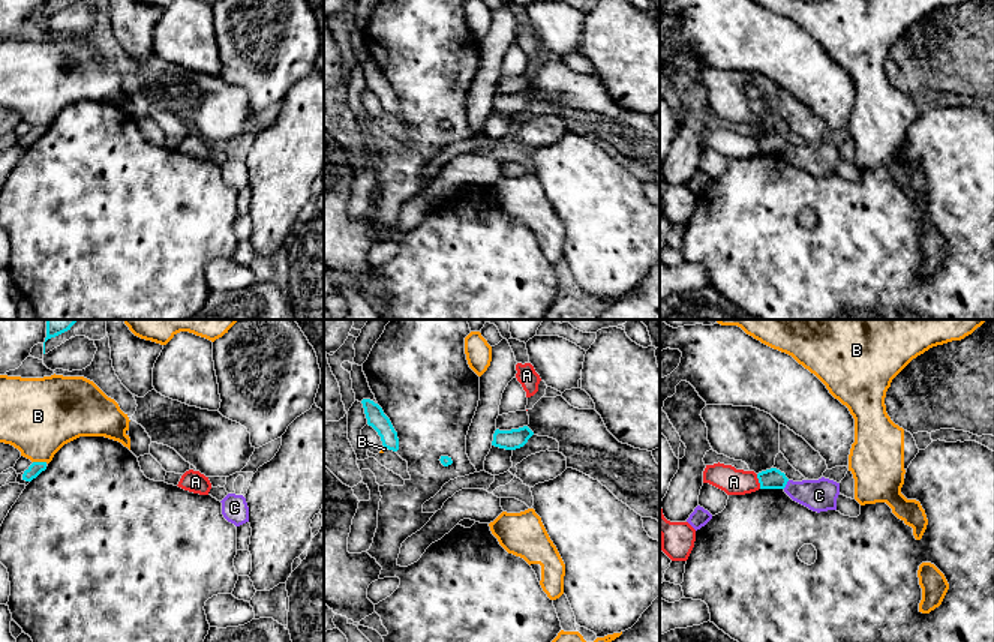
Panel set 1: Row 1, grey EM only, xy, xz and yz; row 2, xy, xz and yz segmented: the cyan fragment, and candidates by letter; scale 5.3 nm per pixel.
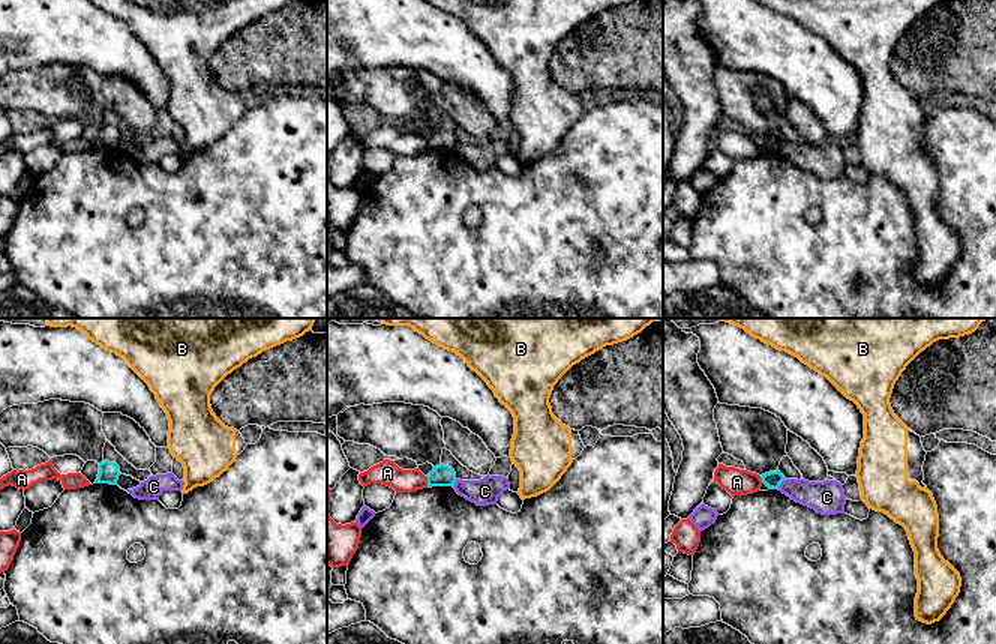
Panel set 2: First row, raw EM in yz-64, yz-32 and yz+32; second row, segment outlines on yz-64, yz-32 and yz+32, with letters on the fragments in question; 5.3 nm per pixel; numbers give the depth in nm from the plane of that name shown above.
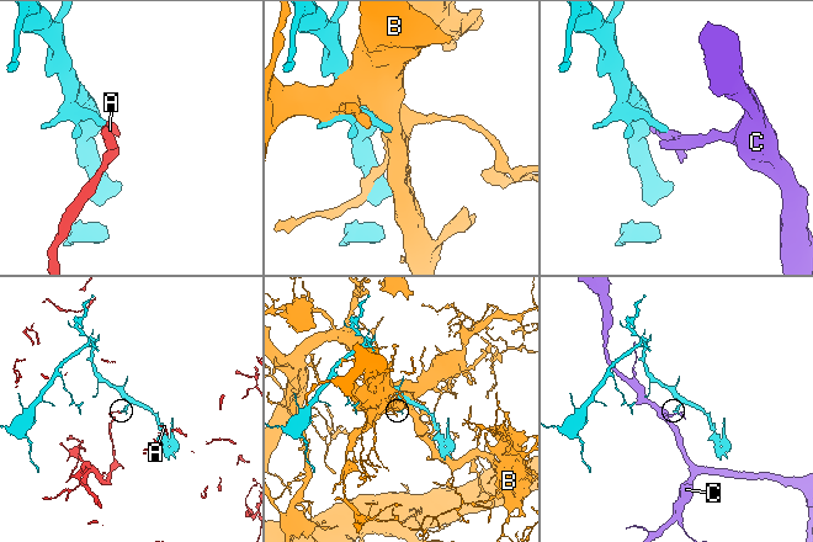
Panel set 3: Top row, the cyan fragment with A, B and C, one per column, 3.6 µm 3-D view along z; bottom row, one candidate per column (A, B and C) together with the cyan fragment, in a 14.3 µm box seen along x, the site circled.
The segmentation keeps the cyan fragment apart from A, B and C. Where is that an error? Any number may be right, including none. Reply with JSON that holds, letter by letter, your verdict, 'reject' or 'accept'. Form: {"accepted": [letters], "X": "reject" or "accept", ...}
{"accepted": [], "A": "reject", "B": "reject", "C": "reject"}

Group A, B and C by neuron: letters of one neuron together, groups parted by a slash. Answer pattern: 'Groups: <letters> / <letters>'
Groups: A / B / C

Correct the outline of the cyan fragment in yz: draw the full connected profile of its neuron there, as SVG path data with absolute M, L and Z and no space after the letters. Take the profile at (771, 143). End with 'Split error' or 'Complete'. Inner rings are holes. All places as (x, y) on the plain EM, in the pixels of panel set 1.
M771 132L757 138L760 153L784 153L789 142L777 132Z. Complete

